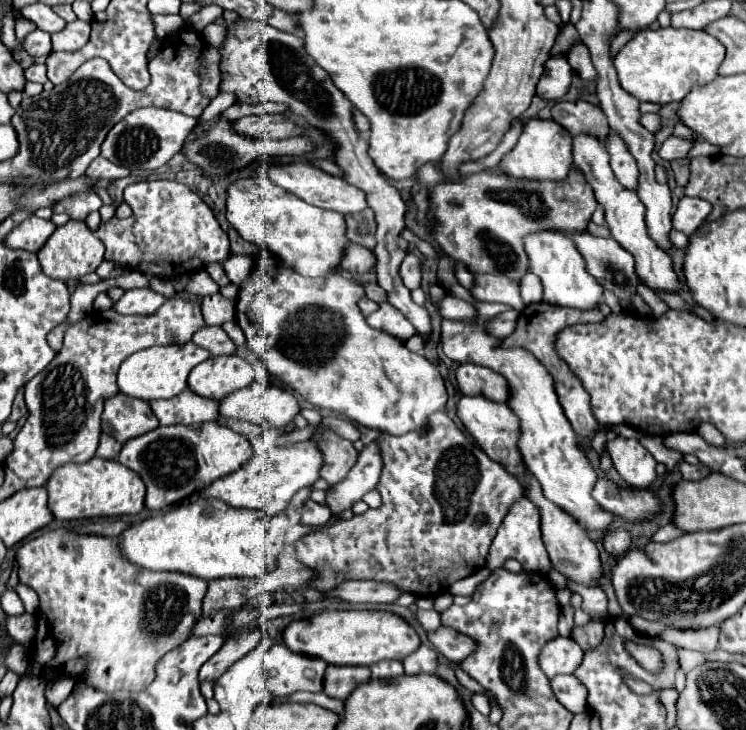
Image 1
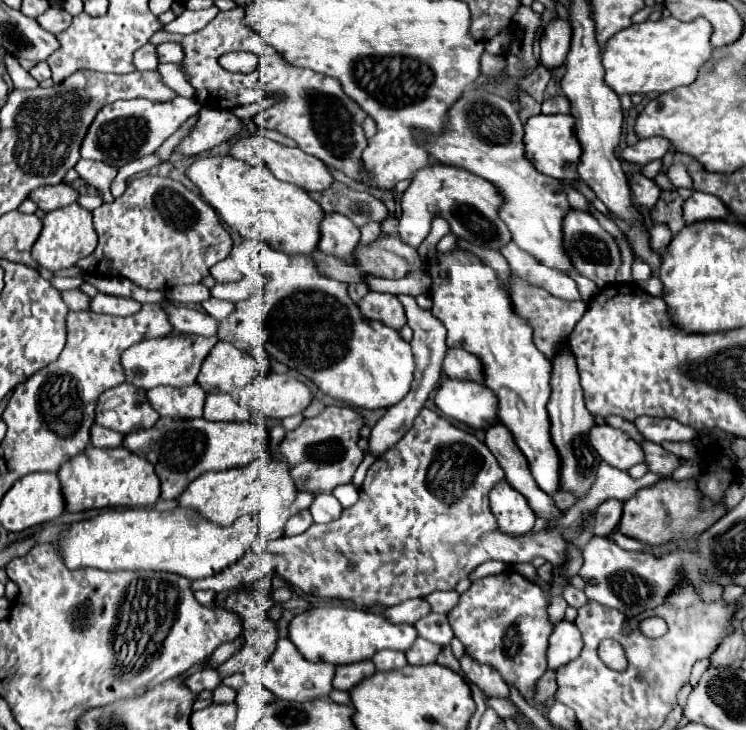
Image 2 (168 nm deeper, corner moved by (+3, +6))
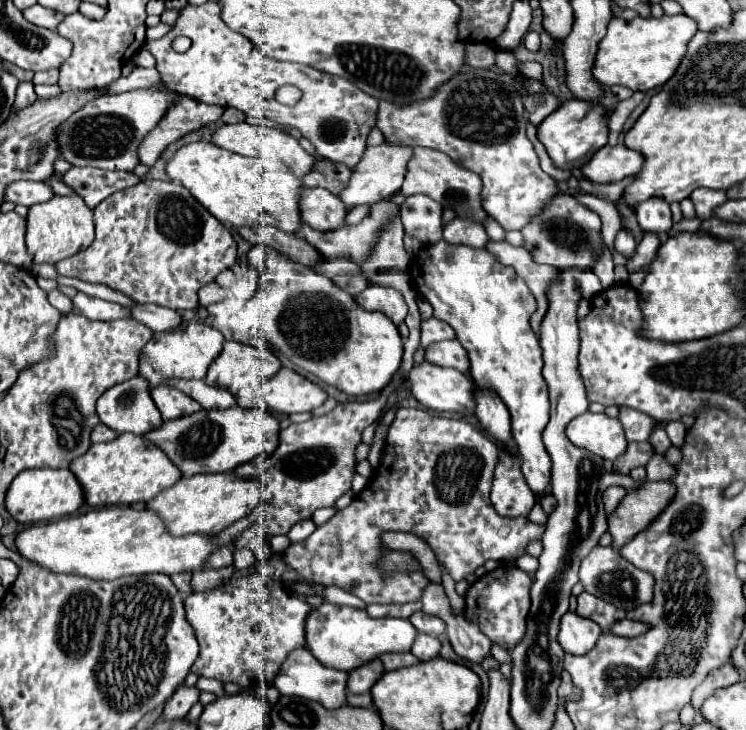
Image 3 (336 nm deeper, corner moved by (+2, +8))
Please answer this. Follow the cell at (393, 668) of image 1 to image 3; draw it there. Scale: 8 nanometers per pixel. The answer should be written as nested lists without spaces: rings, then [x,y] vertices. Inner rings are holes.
[[[385,652],[385,654],[379,656],[379,660],[383,662],[387,672],[399,670],[399,668],[405,668],[405,666],[413,666],[413,664],[419,662],[411,652]]]

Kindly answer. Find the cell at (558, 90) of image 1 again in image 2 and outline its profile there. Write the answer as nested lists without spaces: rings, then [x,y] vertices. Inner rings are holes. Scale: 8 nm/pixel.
[[[556,18],[548,22],[540,34],[540,48],[542,48],[542,64],[546,68],[562,66],[570,48],[572,28],[568,20]]]

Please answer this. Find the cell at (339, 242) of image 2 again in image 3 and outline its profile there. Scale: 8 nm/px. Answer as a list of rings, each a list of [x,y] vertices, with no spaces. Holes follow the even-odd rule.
[[[303,188],[301,194],[301,218],[305,224],[313,226],[313,230],[337,230],[345,226],[349,210],[345,210],[345,202],[339,196],[323,188]]]

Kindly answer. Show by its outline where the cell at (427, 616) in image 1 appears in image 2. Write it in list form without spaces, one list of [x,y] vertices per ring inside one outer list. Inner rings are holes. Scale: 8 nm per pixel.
[[[408,600],[394,608],[386,608],[382,614],[390,622],[396,622],[396,620],[416,620],[418,622],[420,618],[430,614],[430,606],[426,600]]]

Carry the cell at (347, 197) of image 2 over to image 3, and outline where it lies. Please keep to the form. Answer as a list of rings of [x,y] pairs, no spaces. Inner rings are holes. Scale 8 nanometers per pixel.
[[[317,160],[317,164],[313,166],[313,172],[307,174],[303,178],[303,186],[305,188],[325,188],[331,194],[341,194],[341,190],[345,188],[345,180],[349,180],[351,170],[343,164],[335,164],[331,160]]]

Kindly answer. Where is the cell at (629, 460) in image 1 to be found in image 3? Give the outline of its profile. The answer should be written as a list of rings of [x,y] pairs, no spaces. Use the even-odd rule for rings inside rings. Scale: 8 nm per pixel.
[[[585,412],[577,416],[567,426],[567,436],[573,444],[611,462],[625,454],[629,446],[625,430],[621,430],[621,422],[617,418],[609,418],[607,414]]]

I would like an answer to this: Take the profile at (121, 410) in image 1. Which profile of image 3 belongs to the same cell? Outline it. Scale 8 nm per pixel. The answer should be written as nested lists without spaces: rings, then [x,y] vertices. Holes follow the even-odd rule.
[[[135,376],[127,382],[121,382],[113,388],[109,388],[99,400],[97,400],[97,414],[101,418],[101,422],[109,428],[113,428],[115,432],[135,432],[135,434],[145,434],[151,432],[155,428],[159,428],[163,424],[161,414],[155,406],[155,402],[149,396],[149,384],[145,378]]]

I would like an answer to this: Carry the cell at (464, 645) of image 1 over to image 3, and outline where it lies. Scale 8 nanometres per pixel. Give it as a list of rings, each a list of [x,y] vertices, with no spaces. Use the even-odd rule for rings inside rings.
[[[415,612],[409,622],[423,634],[431,634],[431,636],[439,636],[445,632],[445,622],[437,616],[431,614],[423,614],[423,612]]]

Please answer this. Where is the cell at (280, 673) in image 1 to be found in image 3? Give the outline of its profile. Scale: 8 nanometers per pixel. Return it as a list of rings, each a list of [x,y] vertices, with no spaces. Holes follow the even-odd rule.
[[[307,648],[301,650],[291,650],[281,666],[281,670],[275,677],[275,688],[281,692],[281,696],[299,696],[299,698],[309,698],[315,702],[321,702],[325,708],[339,708],[345,704],[345,682],[347,682],[347,672],[327,668],[319,664]]]

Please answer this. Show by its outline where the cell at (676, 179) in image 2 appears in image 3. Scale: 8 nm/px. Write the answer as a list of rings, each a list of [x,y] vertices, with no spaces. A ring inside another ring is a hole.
[[[699,188],[691,194],[691,200],[695,204],[695,212],[701,220],[711,218],[711,212],[715,206],[723,204],[727,200],[723,190],[709,190],[709,188]]]

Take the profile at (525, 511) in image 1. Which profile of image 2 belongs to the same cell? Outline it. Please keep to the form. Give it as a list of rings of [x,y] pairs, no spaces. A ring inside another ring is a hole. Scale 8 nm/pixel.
[[[506,480],[492,488],[490,510],[498,522],[498,528],[506,534],[524,534],[534,528],[536,516],[528,506],[528,500],[510,484],[506,484]]]

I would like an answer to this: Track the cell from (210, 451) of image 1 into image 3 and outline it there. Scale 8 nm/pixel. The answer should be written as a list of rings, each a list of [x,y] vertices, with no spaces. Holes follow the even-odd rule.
[[[235,406],[229,410],[199,410],[177,420],[167,420],[159,430],[143,434],[143,438],[161,448],[185,478],[195,474],[231,472],[257,456],[273,454],[279,438],[279,422],[261,408],[245,410]]]

